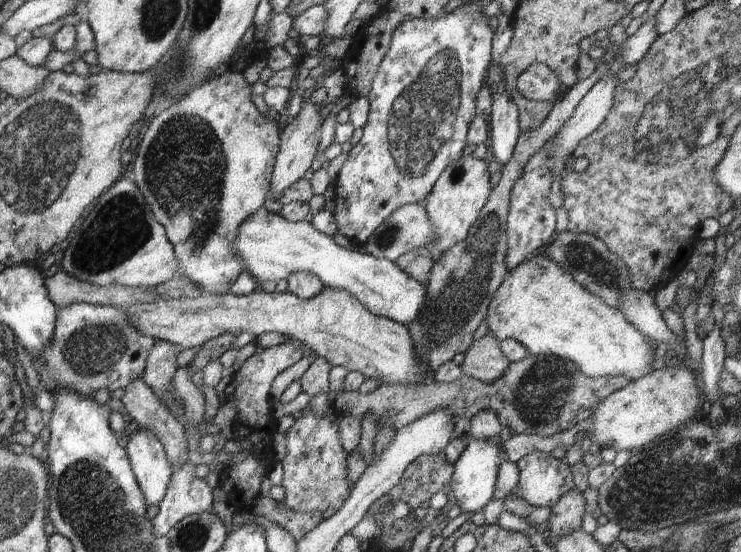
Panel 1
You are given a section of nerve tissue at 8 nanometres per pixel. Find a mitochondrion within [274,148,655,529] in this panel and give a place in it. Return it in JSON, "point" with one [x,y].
{"point":[451,308]}

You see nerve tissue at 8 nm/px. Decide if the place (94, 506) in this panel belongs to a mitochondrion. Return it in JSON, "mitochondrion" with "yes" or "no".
{"mitochondrion":"yes"}

